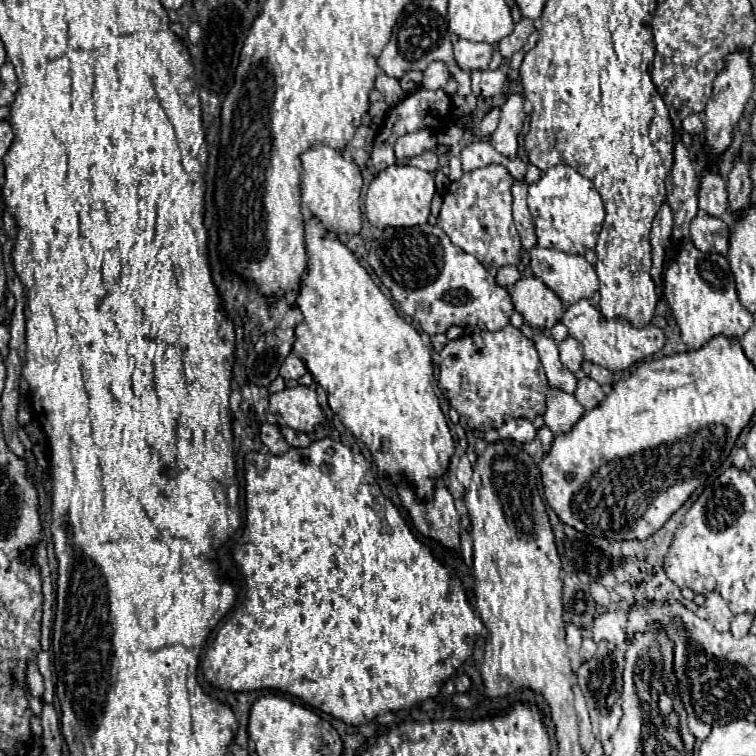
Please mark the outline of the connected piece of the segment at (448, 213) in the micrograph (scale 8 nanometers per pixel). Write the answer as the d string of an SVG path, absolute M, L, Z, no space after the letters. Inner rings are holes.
M490 164L474 172L466 172L458 182L452 182L448 194L443 196L443 203L438 214L438 226L450 236L454 246L462 248L468 254L474 254L484 266L500 268L506 264L520 262L520 236L512 220L512 194L510 194L512 182L514 178L508 174L504 166Z

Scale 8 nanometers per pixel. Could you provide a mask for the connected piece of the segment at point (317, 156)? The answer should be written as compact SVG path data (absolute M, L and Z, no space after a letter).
M312 146L300 154L302 162L302 206L312 216L320 218L326 230L334 234L356 234L360 232L360 190L362 174L358 164L344 156L340 150L330 146Z

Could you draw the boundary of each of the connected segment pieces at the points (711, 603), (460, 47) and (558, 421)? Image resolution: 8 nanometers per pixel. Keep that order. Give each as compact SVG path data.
M712 591L706 594L705 608L708 610L708 620L714 624L716 630L720 632L730 630L730 622L734 614L718 592Z
M458 40L454 44L454 60L464 72L474 70L488 70L492 58L492 46L484 42L470 42L470 40Z
M550 388L546 392L546 412L544 422L554 434L568 432L584 414L584 408L574 398L574 394L560 392L558 388Z

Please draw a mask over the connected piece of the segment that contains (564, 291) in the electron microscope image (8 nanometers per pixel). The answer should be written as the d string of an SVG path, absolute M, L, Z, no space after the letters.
M540 246L530 248L528 254L530 254L530 263L524 273L542 280L548 288L552 288L558 294L558 298L564 304L574 304L582 298L590 298L598 290L598 276L594 272L594 266L588 264L584 260L584 256L564 254L560 250L548 250L548 248L540 248Z

